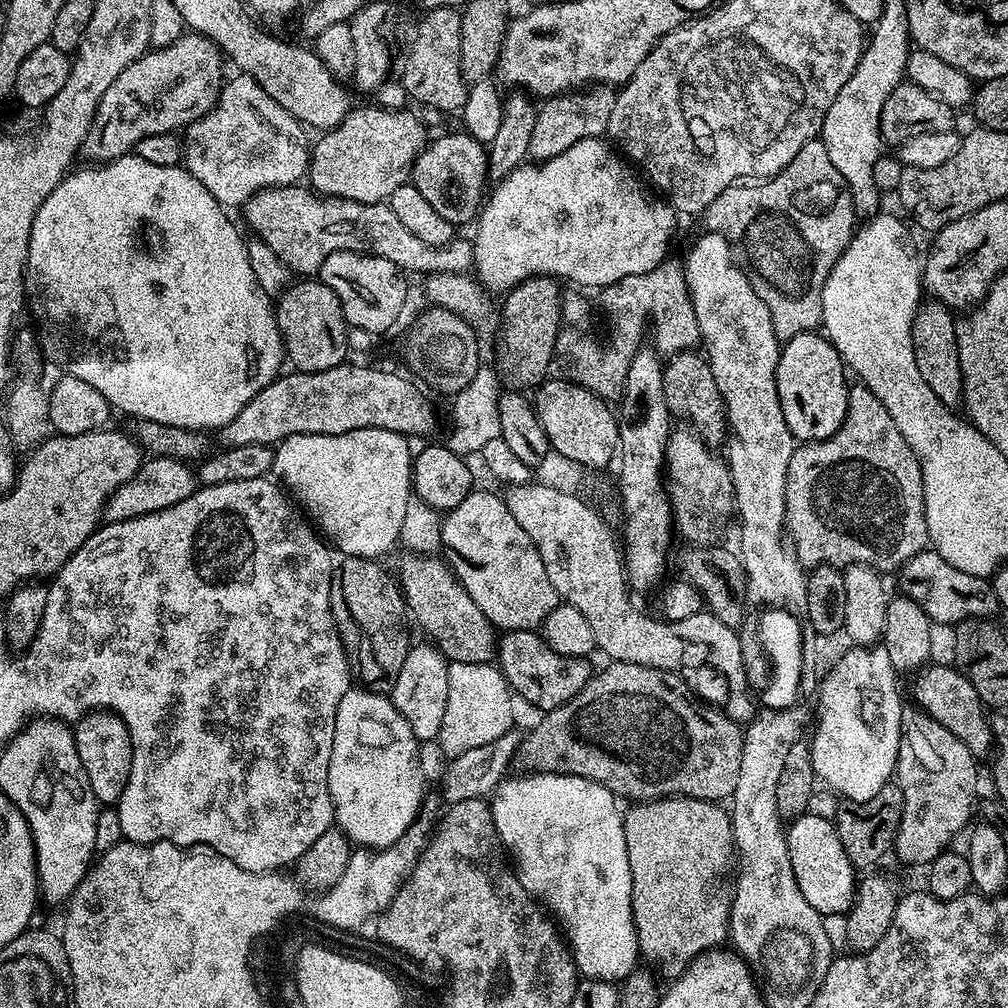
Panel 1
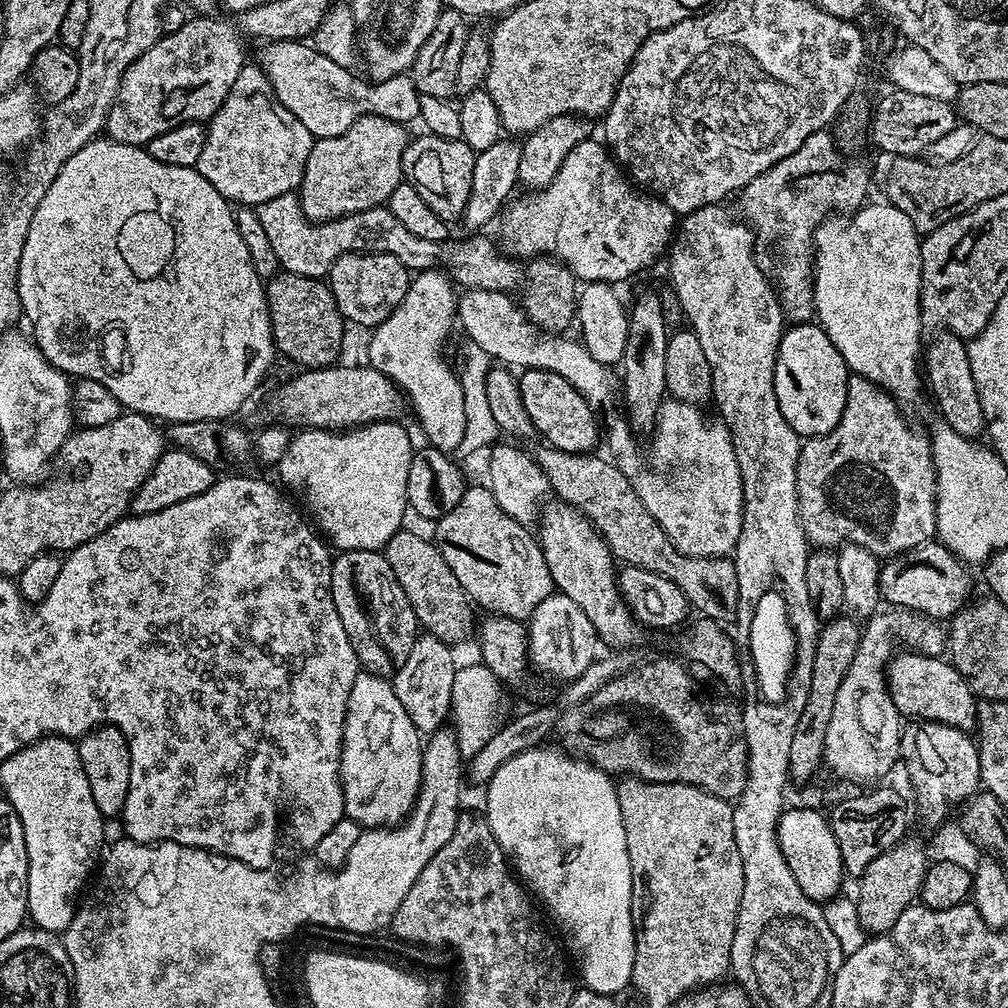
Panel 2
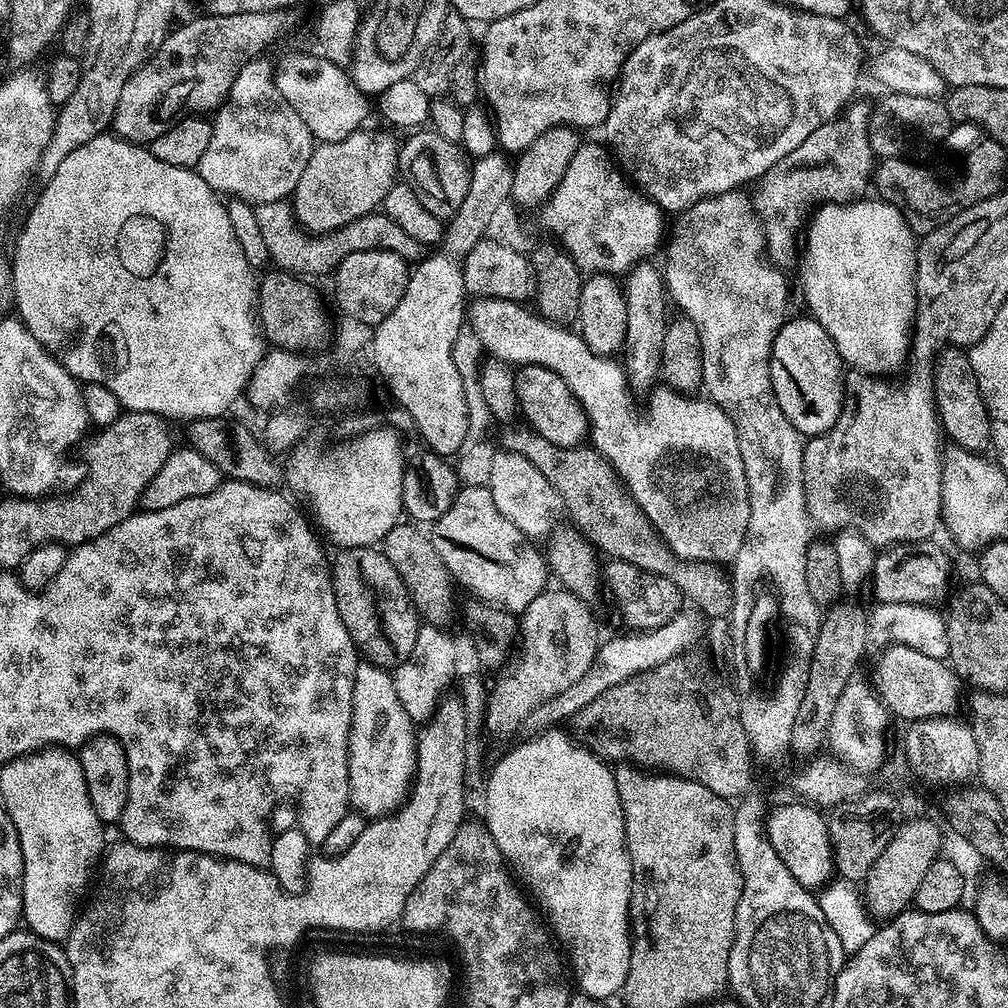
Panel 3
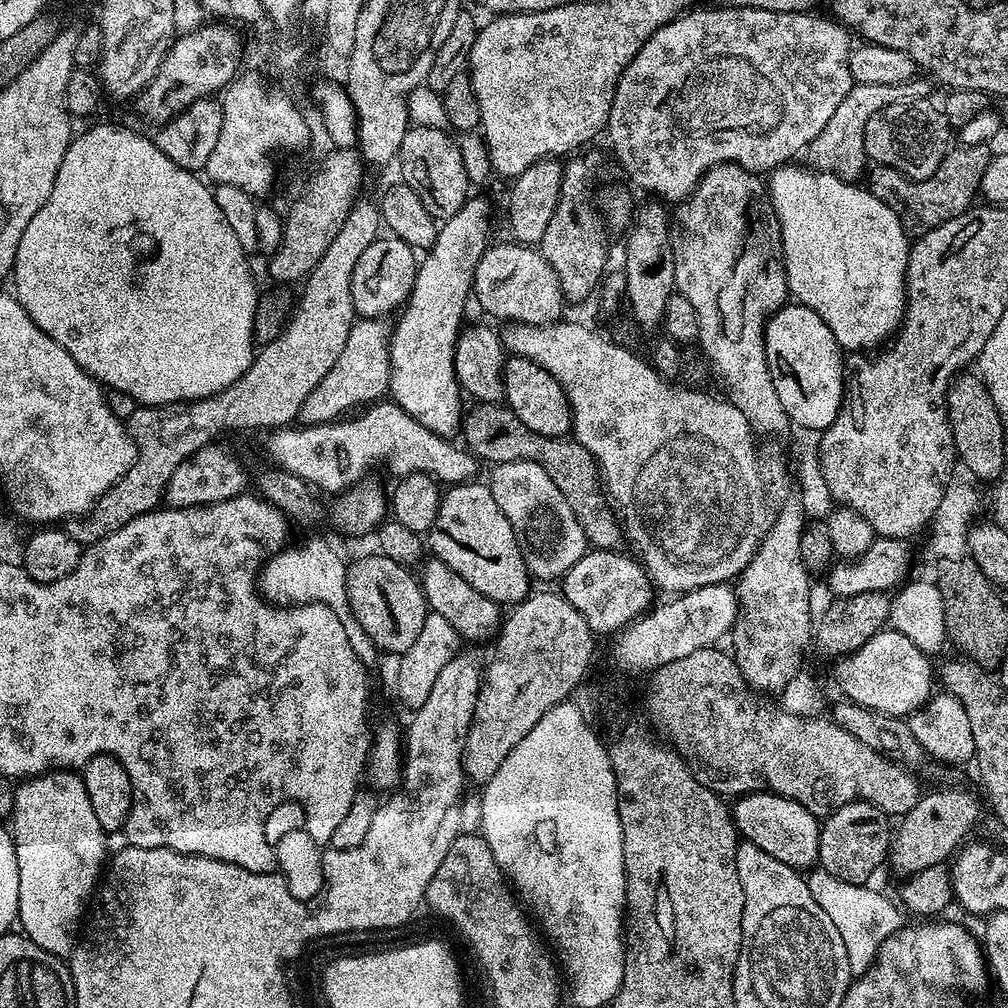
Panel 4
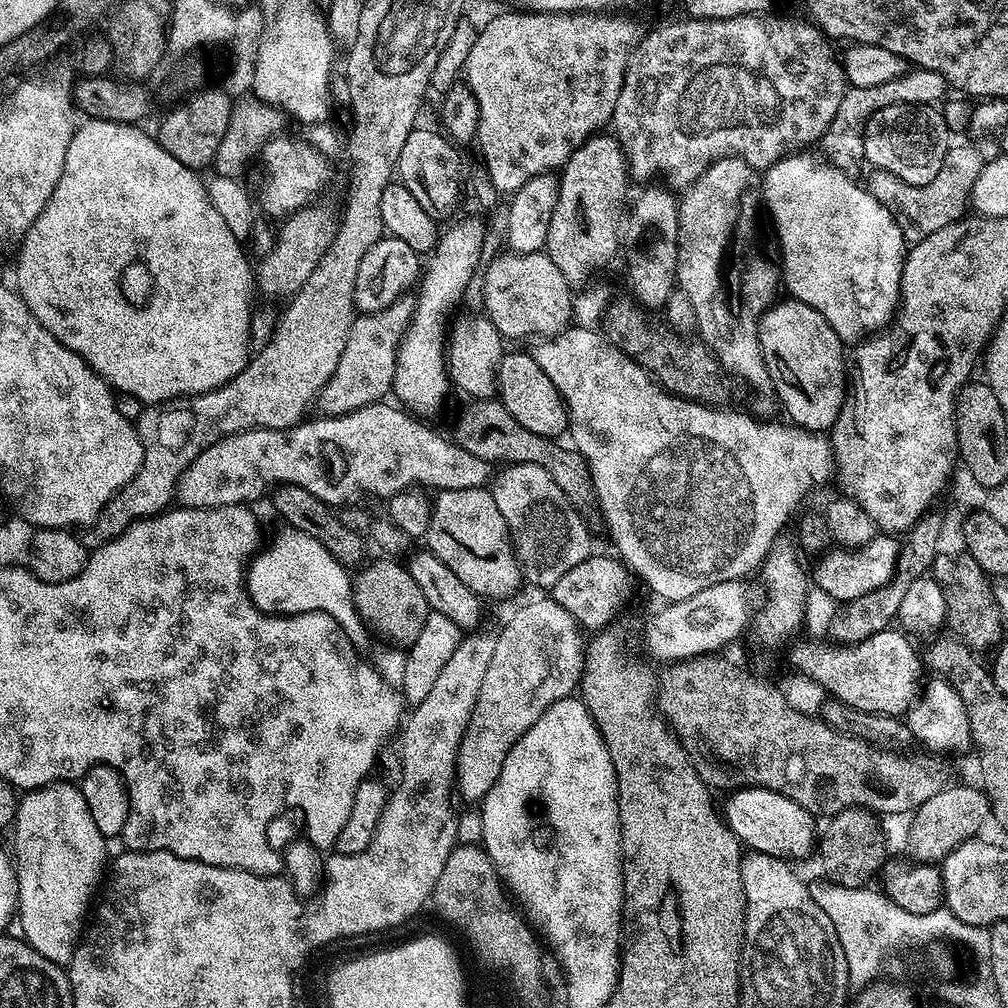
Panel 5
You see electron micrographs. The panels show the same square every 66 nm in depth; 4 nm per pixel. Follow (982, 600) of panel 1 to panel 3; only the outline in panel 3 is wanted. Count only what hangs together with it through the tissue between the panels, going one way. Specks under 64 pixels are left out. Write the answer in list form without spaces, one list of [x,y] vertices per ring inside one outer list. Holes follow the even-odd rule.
[[[931,539],[918,540],[914,544],[894,544],[885,547],[874,562],[874,570],[870,577],[870,589],[879,603],[910,602],[925,606],[935,605],[935,600],[943,601],[949,595],[948,575],[952,572],[952,564],[948,556],[932,544]]]

